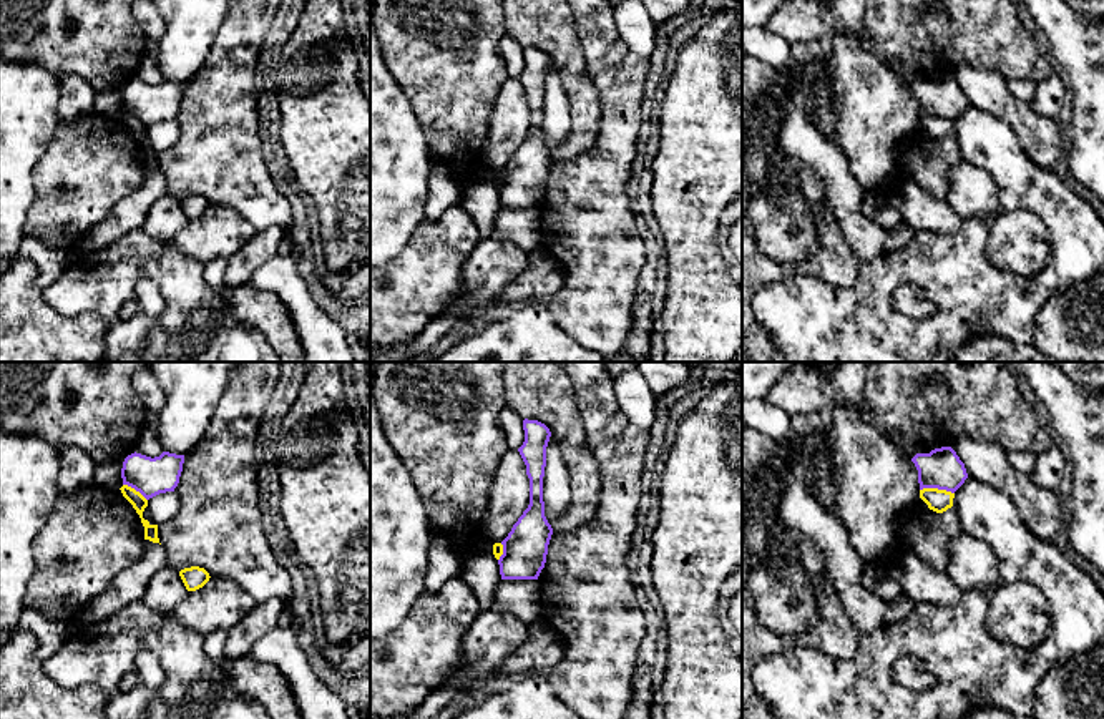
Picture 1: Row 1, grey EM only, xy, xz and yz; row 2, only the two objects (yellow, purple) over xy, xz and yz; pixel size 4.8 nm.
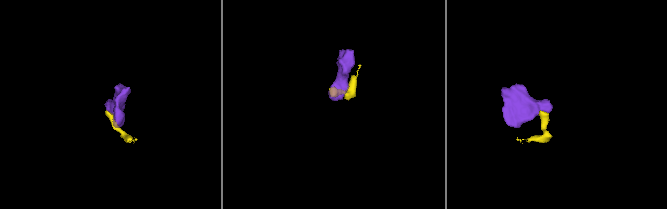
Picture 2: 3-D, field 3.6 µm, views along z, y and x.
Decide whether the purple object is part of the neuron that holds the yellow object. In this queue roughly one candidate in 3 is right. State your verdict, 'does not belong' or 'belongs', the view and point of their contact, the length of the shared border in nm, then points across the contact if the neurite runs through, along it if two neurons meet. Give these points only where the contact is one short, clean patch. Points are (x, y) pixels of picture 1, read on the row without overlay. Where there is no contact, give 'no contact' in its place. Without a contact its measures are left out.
does not belong | yz (937, 117) | 170 nm | along yz (920, 117), (945, 117), (953, 122)

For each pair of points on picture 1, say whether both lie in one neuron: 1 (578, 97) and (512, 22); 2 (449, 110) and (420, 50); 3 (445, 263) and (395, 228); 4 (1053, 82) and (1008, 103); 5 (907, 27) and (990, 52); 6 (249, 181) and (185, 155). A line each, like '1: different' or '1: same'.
1: same
2: same
3: different
4: different
5: same
6: same

